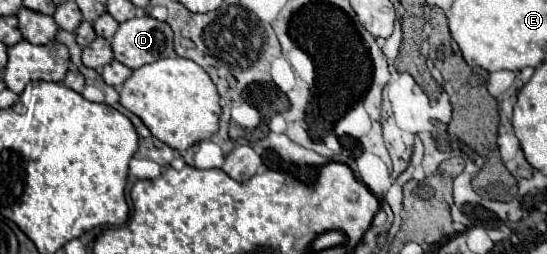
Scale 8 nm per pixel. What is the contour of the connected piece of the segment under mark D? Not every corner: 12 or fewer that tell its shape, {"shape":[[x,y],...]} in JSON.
{"shape":[[151,16],[119,24],[115,60],[131,70],[175,56],[171,28]]}

